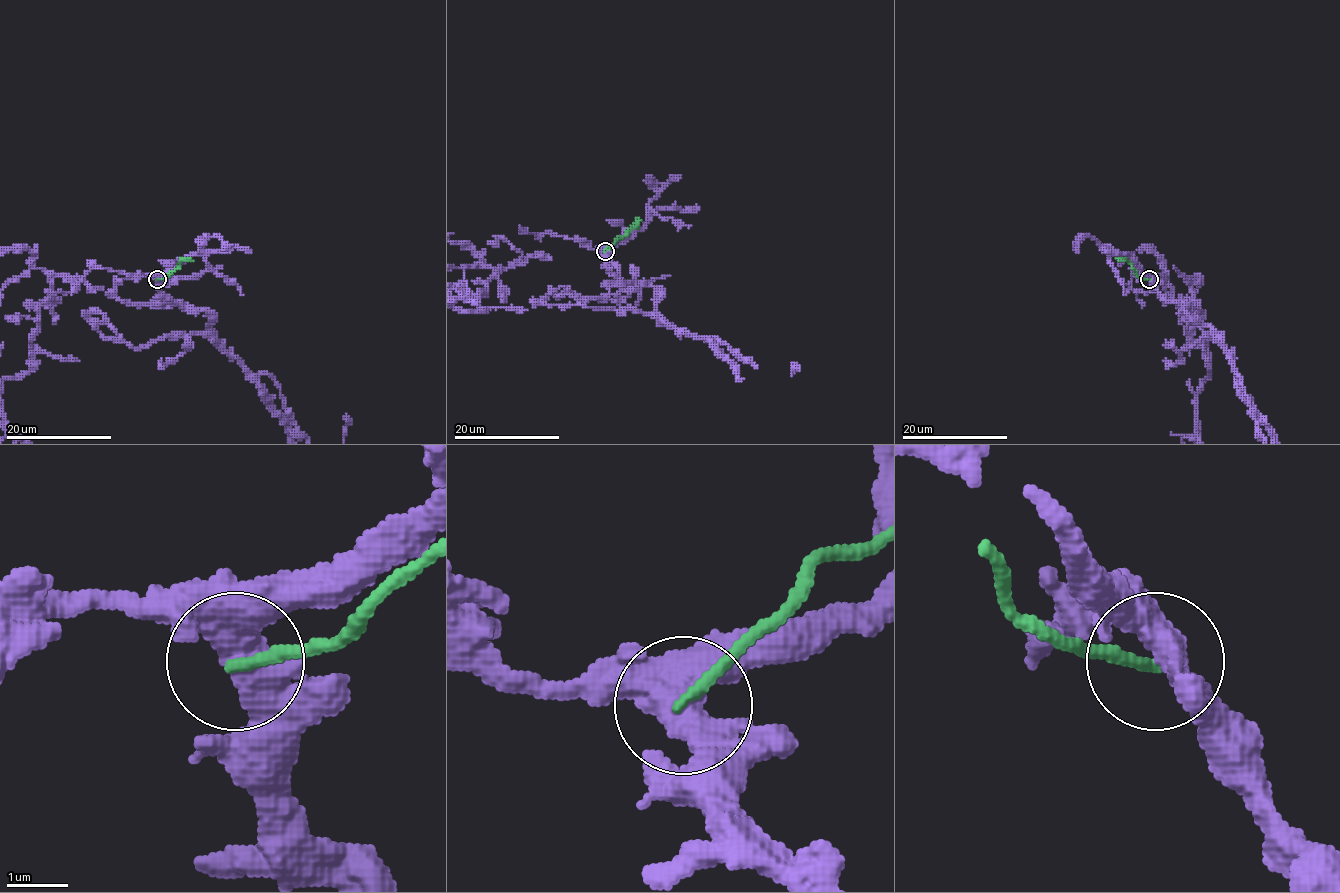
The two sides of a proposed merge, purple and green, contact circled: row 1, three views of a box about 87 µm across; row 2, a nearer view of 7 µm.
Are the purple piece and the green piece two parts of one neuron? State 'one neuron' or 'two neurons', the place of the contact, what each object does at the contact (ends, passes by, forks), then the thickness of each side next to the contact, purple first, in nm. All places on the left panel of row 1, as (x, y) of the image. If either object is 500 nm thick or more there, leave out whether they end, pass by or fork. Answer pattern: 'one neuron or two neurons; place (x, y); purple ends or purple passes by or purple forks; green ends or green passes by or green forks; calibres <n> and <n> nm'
two neurons; place (157, 279); calibres 550 and 180 nm

